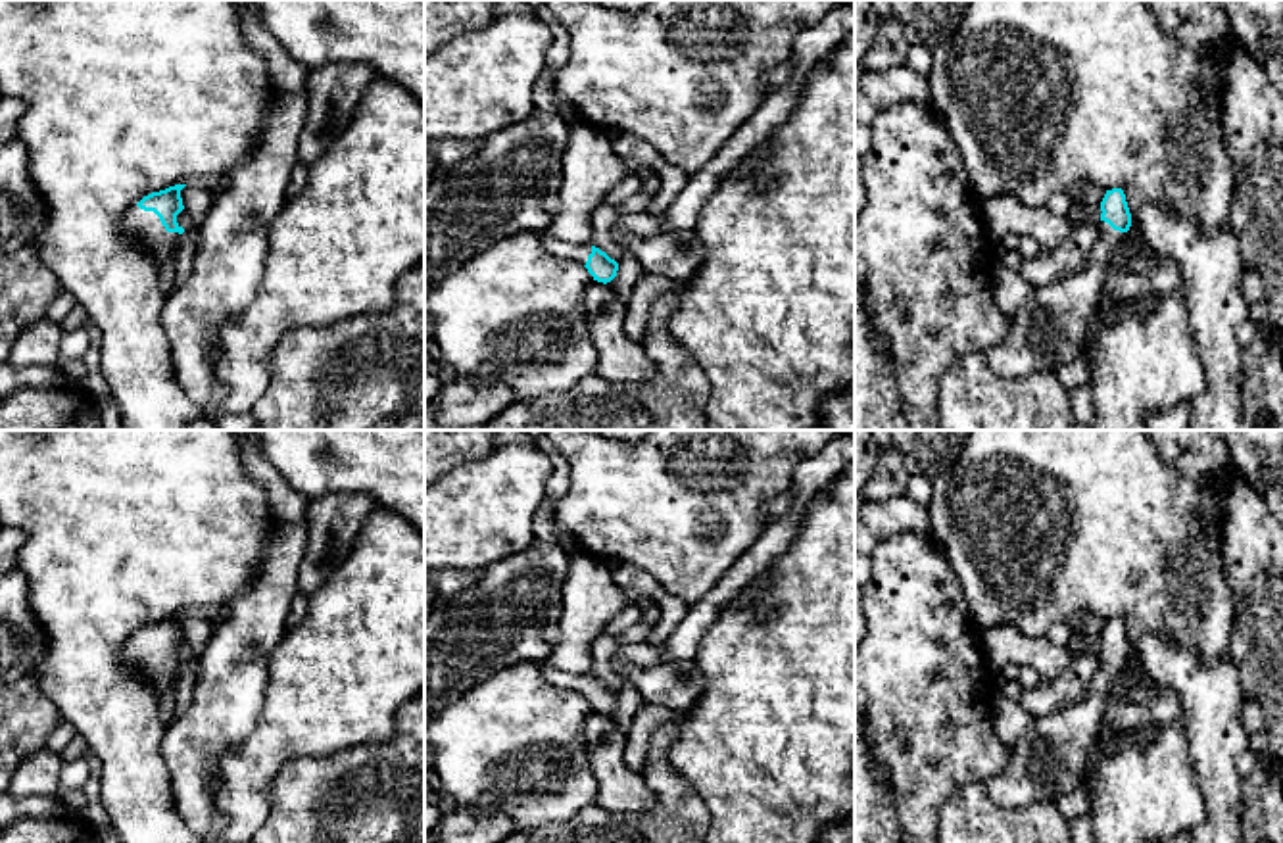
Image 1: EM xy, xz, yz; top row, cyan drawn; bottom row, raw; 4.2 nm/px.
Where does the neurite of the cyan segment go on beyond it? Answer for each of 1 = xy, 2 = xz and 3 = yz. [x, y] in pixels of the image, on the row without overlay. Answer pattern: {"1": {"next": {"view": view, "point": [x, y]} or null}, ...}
{"1": {"next": {"view": "xy", "point": [145, 659]}}, "2": {"next": {"view": "xz", "point": [577, 682]}}, "3": {"next": {"view": "yz", "point": [1049, 759]}}}

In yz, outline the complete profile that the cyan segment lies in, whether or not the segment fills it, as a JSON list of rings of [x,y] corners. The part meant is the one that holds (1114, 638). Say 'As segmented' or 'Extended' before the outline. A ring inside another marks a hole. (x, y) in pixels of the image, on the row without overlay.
Extended. [[[1122,618],[1106,620],[1101,632],[1099,666],[1087,695],[1056,712],[1033,718],[1010,747],[1006,768],[983,782],[989,799],[1003,810],[1054,801],[1081,785],[1087,747],[1097,739],[1112,680],[1131,657]]]

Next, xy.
Extended. [[[175,614],[144,626],[123,649],[123,661],[134,672],[133,682],[148,684],[157,699],[184,662],[177,645],[184,639],[181,620],[186,614]]]

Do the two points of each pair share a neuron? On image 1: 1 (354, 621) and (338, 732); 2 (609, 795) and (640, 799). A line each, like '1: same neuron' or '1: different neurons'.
1: same neuron
2: same neuron

